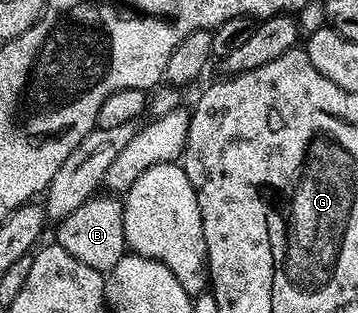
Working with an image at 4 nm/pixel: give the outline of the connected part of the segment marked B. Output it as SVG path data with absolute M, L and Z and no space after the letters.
M95 194L91 196L89 200L76 206L76 210L72 210L65 218L57 221L56 228L58 228L57 244L64 250L68 250L68 254L72 254L72 258L84 262L84 266L92 266L92 270L97 272L108 274L116 266L116 262L120 262L120 258L127 255L122 200L117 195Z

